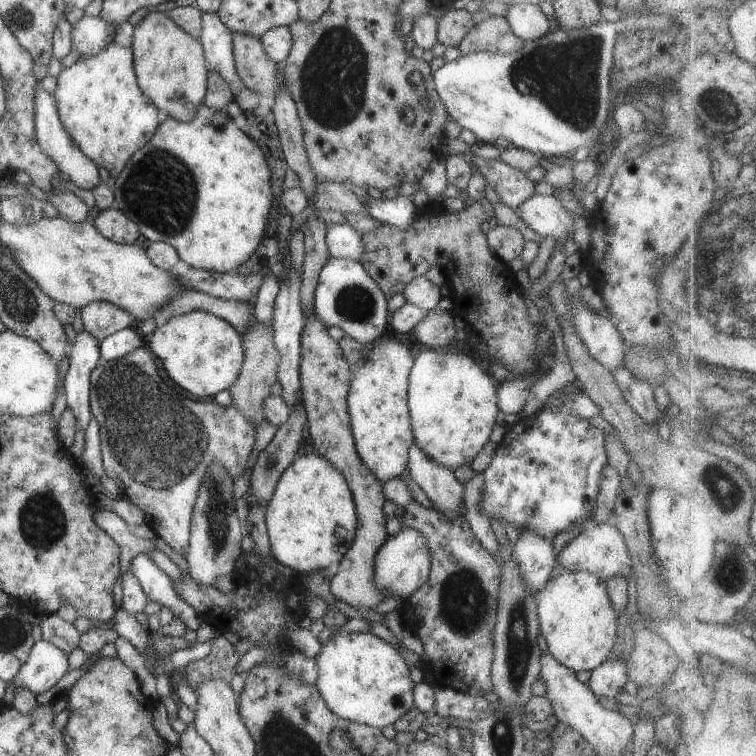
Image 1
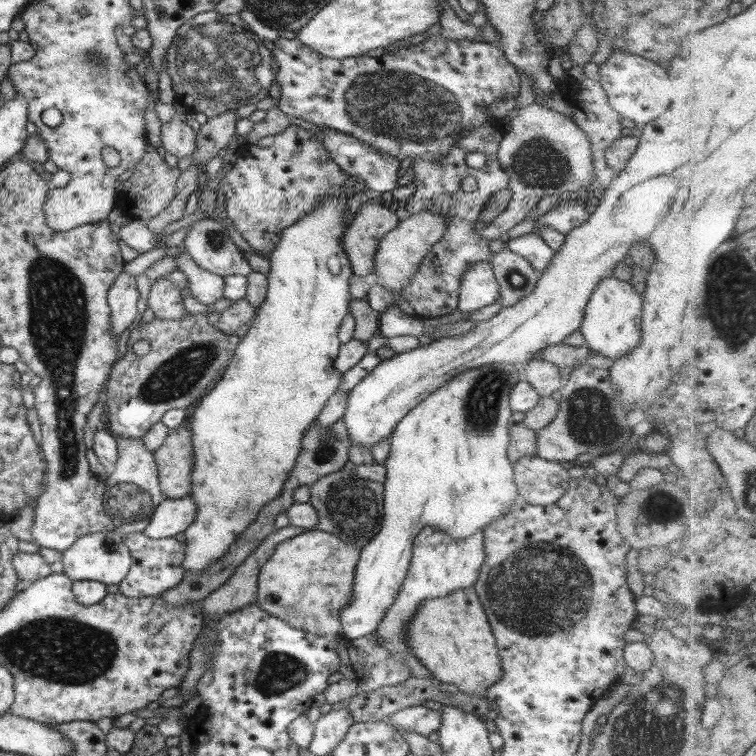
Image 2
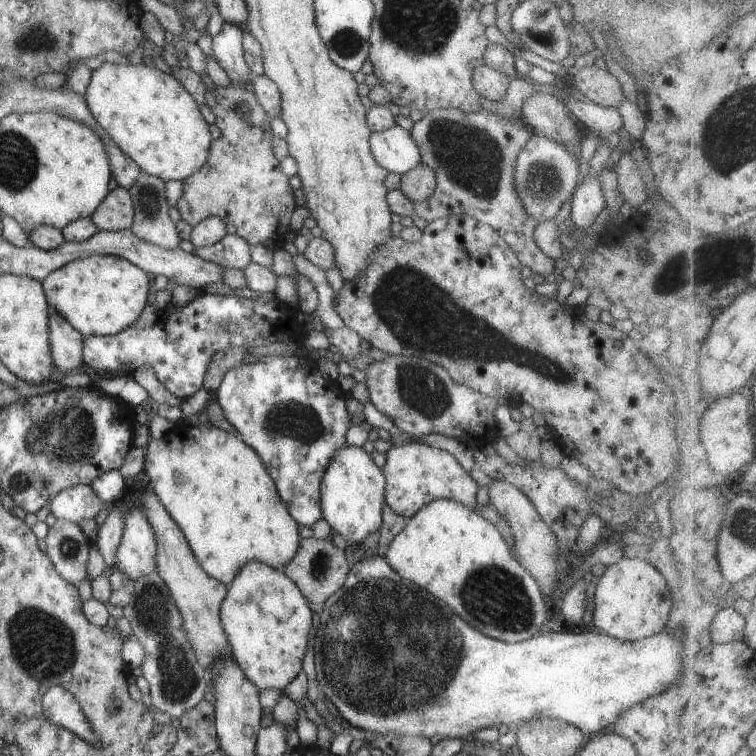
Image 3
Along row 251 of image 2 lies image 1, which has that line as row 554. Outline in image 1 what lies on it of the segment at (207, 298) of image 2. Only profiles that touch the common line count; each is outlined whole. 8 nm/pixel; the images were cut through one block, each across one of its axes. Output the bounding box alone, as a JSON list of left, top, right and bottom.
[90,346,256,555]

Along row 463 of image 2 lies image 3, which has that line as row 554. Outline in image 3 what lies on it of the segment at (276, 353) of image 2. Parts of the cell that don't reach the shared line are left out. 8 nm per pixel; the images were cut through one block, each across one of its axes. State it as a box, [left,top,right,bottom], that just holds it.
[142,421,300,587]

